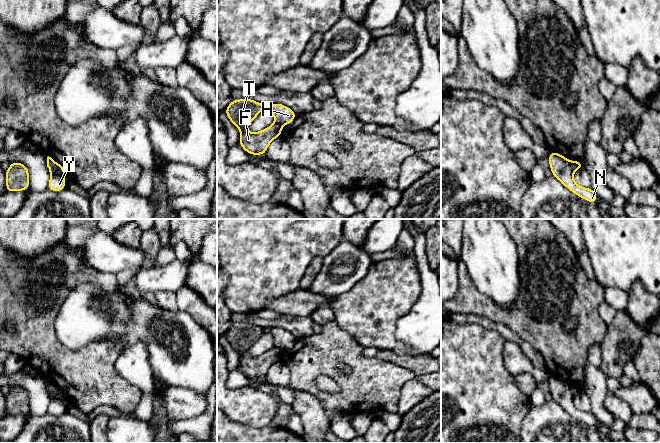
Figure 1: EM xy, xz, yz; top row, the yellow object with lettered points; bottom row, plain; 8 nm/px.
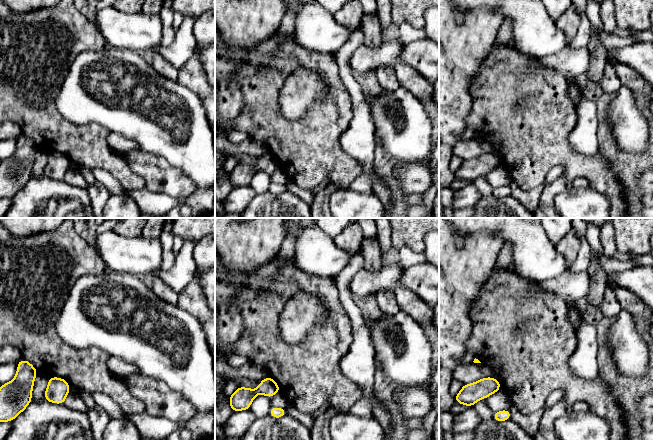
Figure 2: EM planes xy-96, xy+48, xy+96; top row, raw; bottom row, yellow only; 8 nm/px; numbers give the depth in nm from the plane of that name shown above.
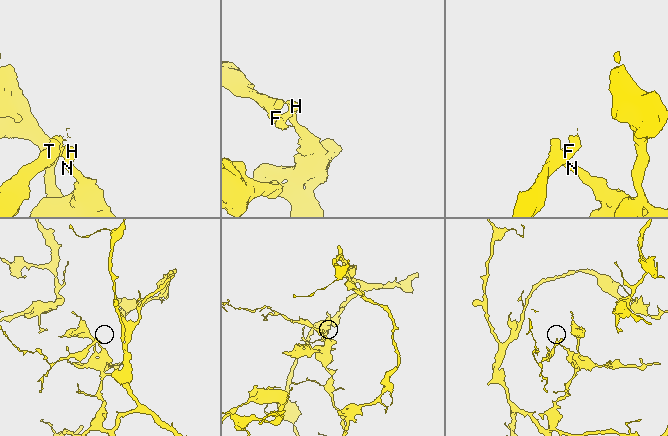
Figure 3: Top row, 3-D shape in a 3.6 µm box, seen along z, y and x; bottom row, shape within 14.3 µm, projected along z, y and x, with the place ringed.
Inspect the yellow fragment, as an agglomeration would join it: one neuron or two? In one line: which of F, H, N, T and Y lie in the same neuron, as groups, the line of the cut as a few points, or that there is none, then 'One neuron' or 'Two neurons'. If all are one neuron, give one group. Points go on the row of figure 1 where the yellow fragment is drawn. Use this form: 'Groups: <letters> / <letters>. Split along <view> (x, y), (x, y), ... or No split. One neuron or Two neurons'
Groups: F T / H N Y. Split along yz (570, 161), (570, 167), (573, 171). Two neurons

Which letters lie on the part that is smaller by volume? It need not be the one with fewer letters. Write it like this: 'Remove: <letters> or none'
Remove: F, T

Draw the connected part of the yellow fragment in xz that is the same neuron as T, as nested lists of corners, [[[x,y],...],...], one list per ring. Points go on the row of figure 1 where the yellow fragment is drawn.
[[[250,98],[230,102],[224,110],[230,122],[240,131],[239,144],[249,155],[264,155],[269,144],[281,137],[282,125],[272,124],[259,131],[249,132],[247,126],[259,115],[266,105]]]

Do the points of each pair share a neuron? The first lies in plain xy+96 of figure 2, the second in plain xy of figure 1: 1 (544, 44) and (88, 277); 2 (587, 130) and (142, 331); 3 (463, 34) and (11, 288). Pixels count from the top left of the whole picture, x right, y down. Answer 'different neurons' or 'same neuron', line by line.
1: different neurons
2: different neurons
3: different neurons

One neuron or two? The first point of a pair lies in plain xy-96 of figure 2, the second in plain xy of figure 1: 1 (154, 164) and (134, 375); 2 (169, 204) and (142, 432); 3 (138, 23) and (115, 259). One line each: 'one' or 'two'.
1: two
2: two
3: one

